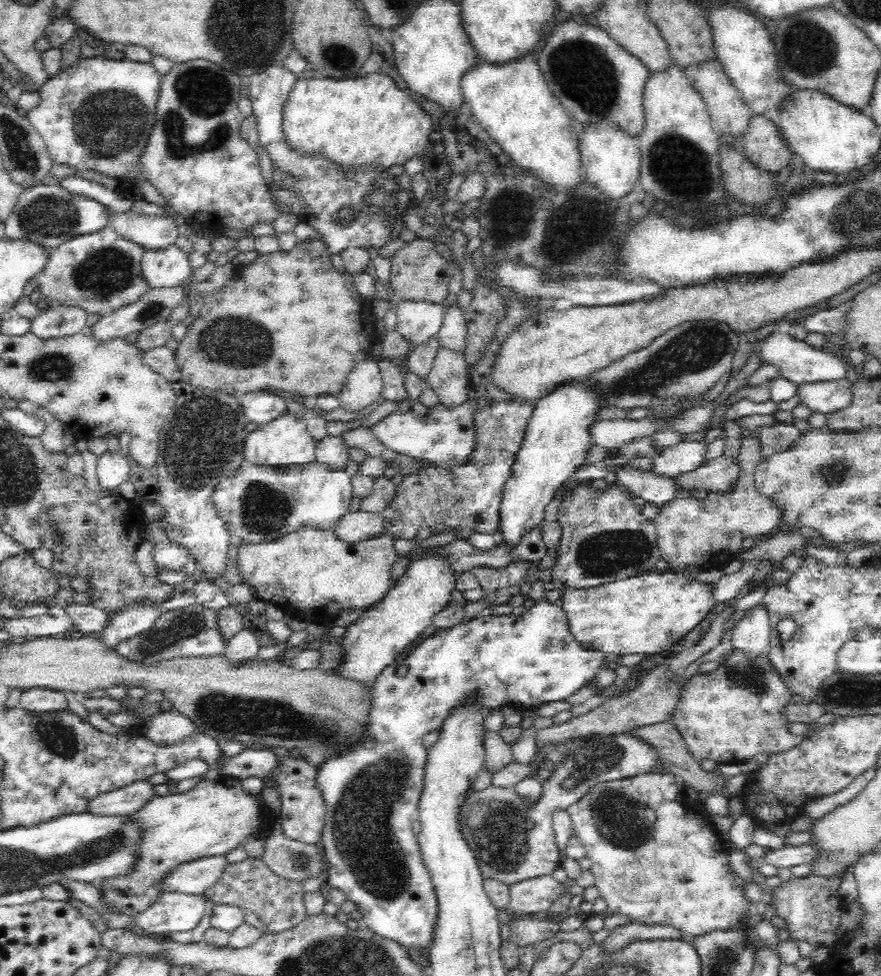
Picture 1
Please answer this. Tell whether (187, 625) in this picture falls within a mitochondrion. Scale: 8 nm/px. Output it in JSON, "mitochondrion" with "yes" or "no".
{"mitochondrion":"yes"}

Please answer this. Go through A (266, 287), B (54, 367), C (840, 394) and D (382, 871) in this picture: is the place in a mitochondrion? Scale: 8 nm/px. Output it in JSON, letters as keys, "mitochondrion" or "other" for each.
{"A":"other","B":"mitochondrion","C":"other","D":"mitochondrion"}

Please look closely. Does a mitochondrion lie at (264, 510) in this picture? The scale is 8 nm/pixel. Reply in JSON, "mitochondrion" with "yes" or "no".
{"mitochondrion":"yes"}

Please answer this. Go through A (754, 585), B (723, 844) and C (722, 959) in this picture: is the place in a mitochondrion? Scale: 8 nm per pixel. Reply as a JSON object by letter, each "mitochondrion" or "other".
{"A":"other","B":"other","C":"mitochondrion"}

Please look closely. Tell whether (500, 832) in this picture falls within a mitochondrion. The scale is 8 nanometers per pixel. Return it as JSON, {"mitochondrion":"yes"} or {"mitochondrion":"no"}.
{"mitochondrion":"yes"}

